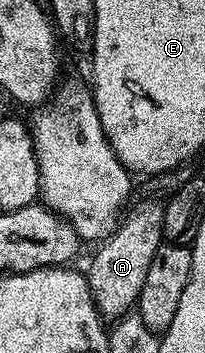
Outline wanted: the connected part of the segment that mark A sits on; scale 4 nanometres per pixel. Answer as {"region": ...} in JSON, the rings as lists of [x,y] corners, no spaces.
{"region":[[[143,198],[138,204],[139,206],[130,215],[127,213],[113,233],[97,247],[99,250],[90,262],[90,270],[85,271],[94,306],[106,320],[121,318],[137,303],[140,288],[144,288],[144,279],[148,276],[148,267],[151,266],[158,247],[164,242],[163,203],[152,198]]]}

